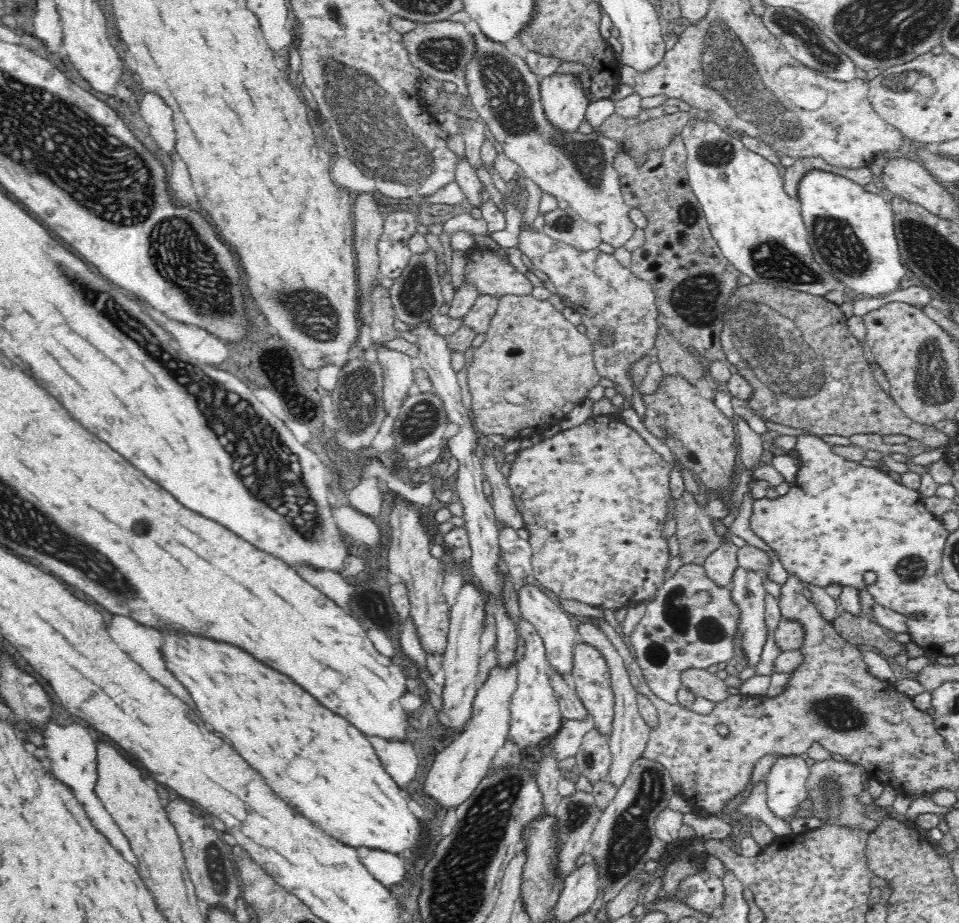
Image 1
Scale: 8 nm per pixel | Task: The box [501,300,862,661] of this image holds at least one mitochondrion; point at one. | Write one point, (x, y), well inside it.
(708, 629)

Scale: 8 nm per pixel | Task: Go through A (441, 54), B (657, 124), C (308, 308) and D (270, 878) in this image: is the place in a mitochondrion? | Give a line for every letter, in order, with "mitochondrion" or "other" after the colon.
A: mitochondrion
B: other
C: mitochondrion
D: other

